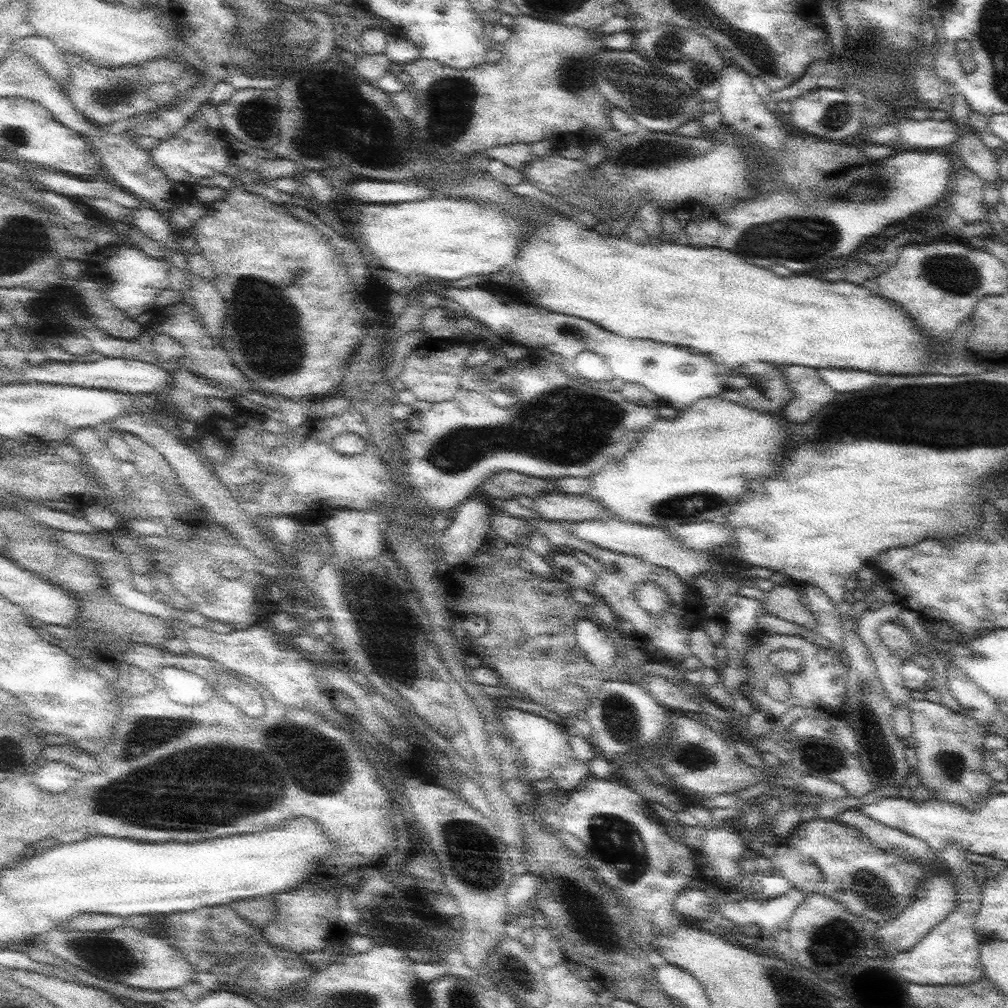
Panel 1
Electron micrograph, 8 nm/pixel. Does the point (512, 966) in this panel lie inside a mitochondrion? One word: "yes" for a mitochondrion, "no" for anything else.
yes

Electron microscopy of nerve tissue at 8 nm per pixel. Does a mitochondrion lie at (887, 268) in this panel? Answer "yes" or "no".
no

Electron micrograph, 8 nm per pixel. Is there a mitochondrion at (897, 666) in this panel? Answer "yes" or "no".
no

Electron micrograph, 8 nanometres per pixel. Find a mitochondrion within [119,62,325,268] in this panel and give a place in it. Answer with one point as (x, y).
(246, 116)

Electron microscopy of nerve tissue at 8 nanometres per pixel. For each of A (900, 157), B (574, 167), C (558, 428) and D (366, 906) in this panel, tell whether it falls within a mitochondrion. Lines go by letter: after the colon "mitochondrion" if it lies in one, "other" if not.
A: other
B: other
C: mitochondrion
D: other

